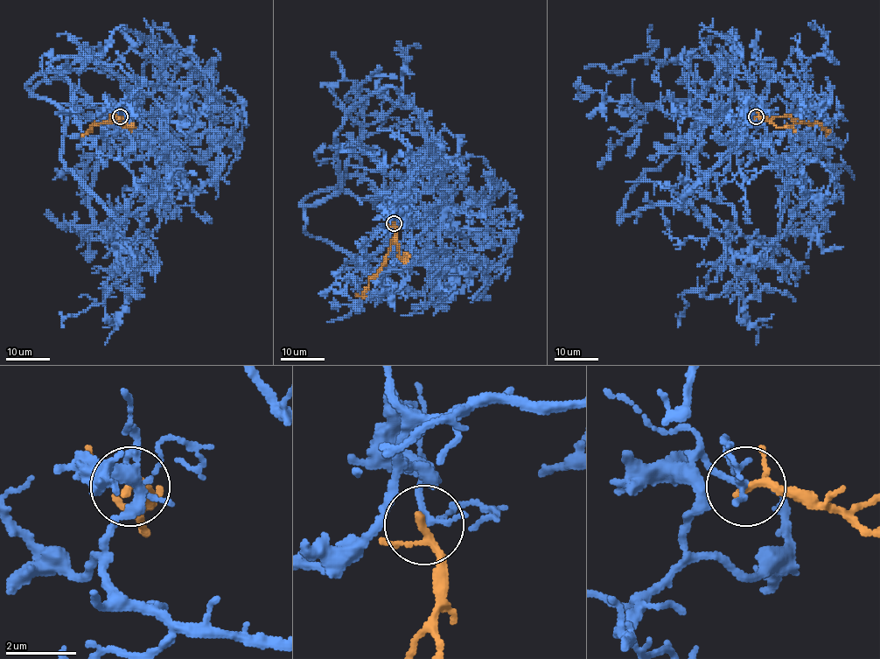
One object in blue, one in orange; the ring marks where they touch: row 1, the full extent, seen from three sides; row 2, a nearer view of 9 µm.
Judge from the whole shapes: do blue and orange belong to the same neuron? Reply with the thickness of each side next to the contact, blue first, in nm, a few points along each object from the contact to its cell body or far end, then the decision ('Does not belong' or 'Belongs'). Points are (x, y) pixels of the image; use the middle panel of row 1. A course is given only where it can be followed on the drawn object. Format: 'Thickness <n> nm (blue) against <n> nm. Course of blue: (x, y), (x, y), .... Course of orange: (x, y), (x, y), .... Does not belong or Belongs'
Thickness 120 nm (blue) against 180 nm. Course of blue: (394, 223), (400, 208), (482, 208), (409, 218), (348, 194), (334, 157), (360, 136), (364, 102), (331, 52). Course of orange: (394, 223), (389, 250), (370, 277), (369, 286), (360, 297), (356, 294). Does not belong

